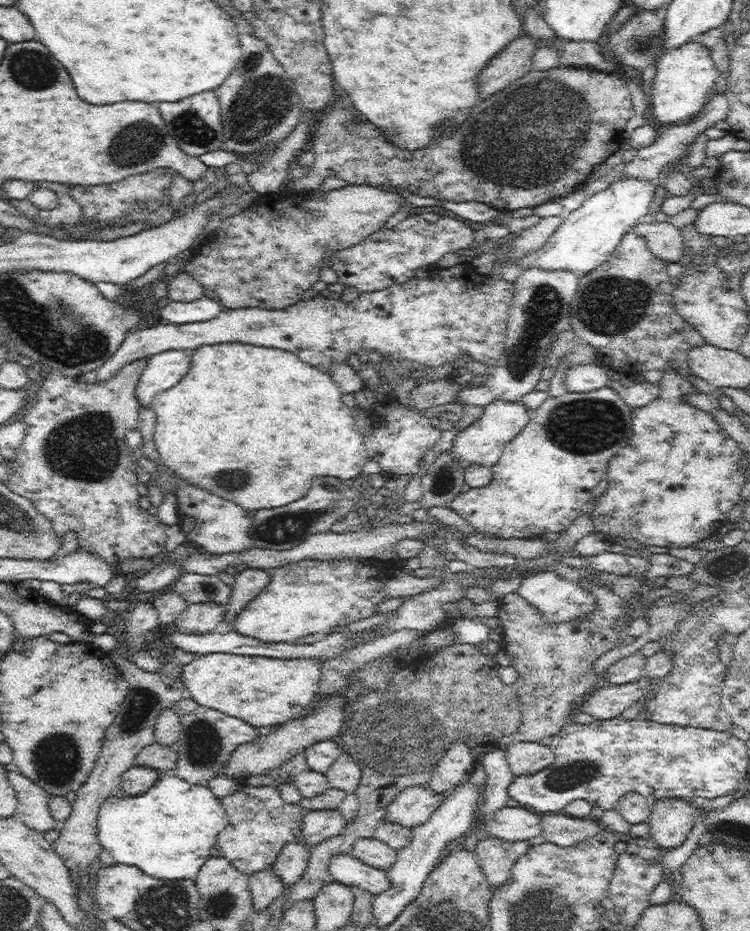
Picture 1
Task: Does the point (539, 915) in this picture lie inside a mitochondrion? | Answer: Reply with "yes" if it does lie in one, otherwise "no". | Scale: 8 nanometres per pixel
yes

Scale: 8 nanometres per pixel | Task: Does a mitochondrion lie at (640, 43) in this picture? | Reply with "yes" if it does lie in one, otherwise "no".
yes

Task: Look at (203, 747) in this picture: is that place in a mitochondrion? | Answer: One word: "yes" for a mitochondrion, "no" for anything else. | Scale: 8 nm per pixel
yes

